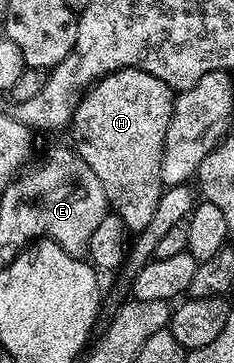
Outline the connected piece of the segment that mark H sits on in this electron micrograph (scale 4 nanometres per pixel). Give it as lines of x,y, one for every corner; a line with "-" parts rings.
117,70
87,90
68,127
74,137
73,149
100,180
109,209
120,215
132,232
143,230
160,204
164,189
160,164
175,97
164,80
156,80
148,72

